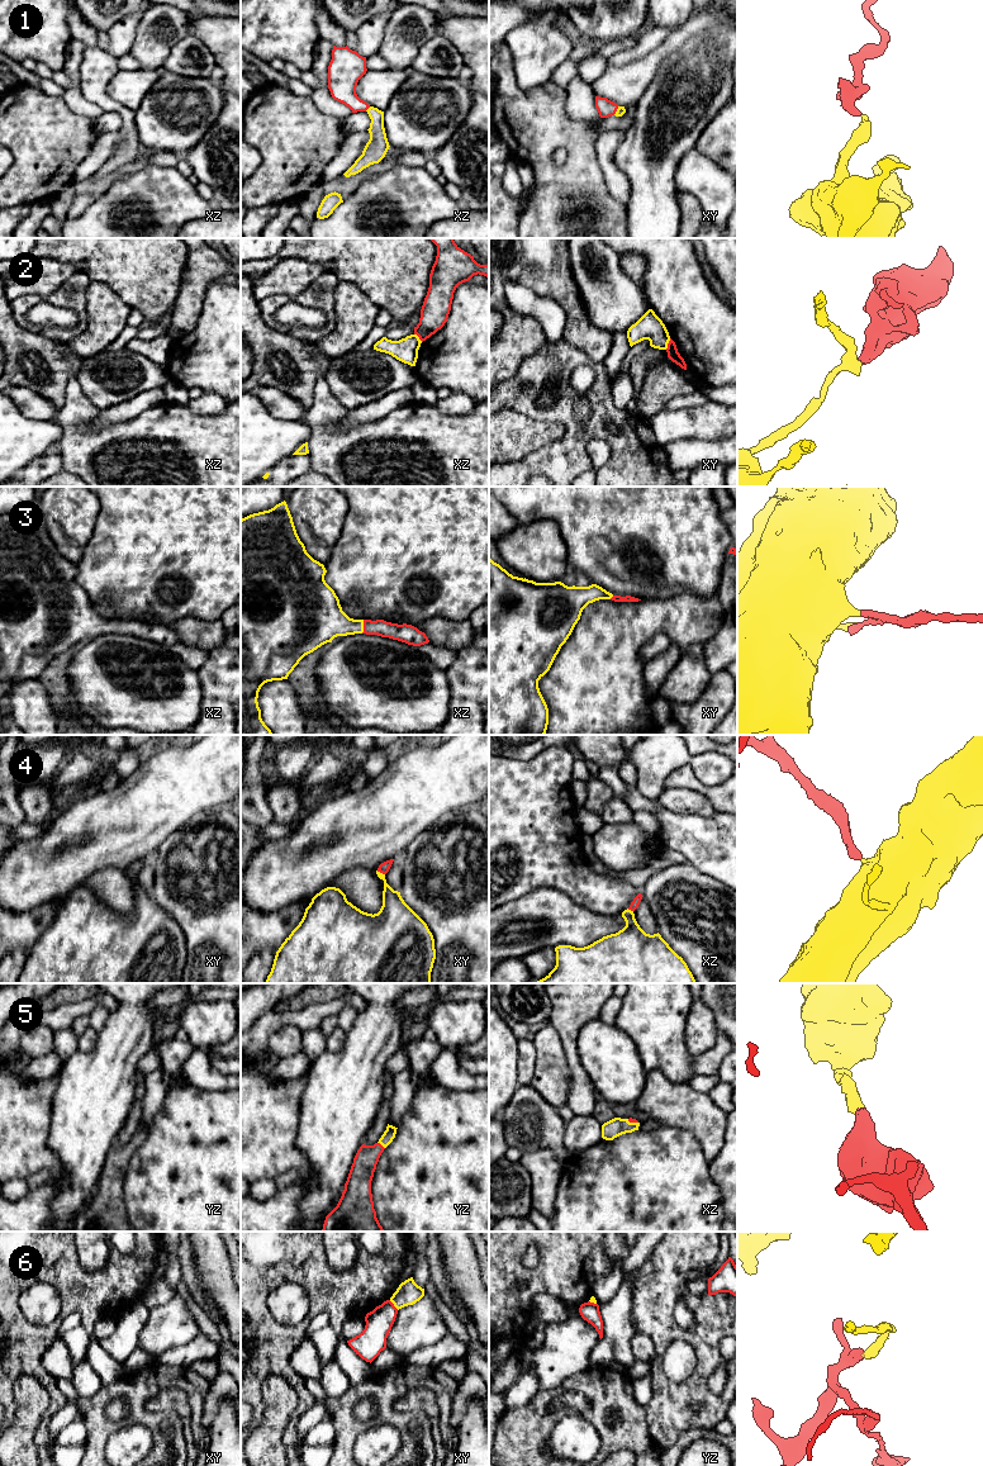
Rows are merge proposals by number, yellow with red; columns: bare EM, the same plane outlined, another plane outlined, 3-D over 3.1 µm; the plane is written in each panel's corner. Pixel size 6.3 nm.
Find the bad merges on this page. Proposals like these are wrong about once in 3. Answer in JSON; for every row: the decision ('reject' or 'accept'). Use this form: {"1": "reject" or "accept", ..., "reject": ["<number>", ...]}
{"1": "accept", "2": "reject", "3": "accept", "4": "accept", "5": "accept", "6": "reject", "reject": ["2", "6"]}

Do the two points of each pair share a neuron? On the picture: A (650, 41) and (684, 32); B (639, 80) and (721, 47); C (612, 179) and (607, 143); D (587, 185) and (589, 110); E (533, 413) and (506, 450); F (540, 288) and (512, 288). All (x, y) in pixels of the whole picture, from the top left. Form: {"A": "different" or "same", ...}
{"A": "different", "B": "different", "C": "same", "D": "different", "E": "different", "F": "different"}

